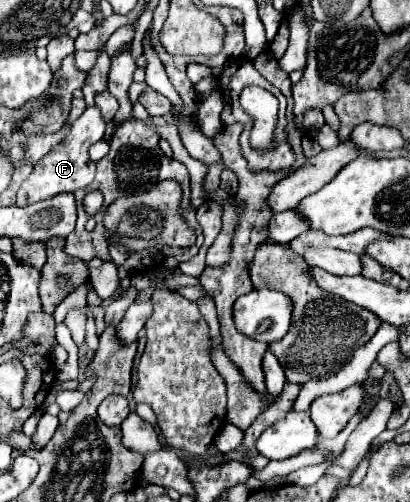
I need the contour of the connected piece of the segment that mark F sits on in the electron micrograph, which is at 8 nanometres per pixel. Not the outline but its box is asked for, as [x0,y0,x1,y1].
[18,105,104,205]

